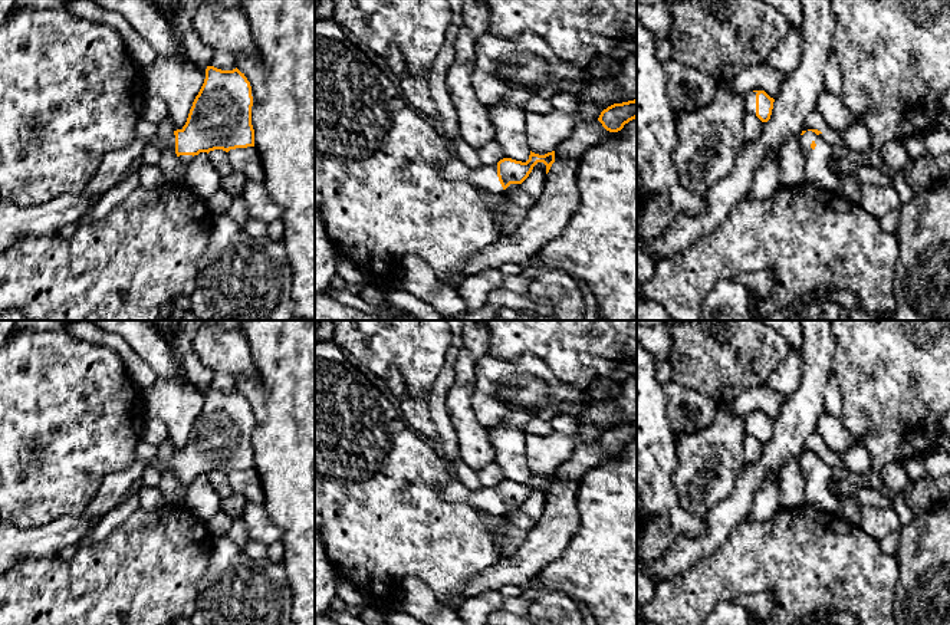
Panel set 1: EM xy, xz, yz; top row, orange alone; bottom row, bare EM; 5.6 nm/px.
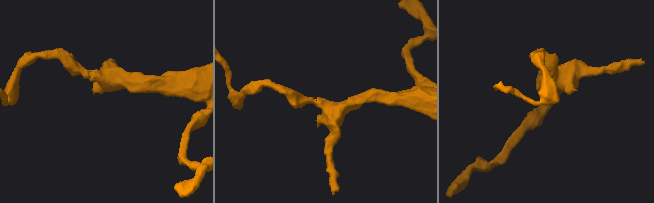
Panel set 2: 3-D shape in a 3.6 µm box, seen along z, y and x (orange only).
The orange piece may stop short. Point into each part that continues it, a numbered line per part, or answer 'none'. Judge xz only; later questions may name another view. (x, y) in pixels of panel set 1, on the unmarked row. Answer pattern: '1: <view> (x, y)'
1: xz (485, 499)

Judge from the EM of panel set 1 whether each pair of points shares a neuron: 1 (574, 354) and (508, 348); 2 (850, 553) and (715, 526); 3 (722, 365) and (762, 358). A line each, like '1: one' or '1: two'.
1: one
2: two
3: one

